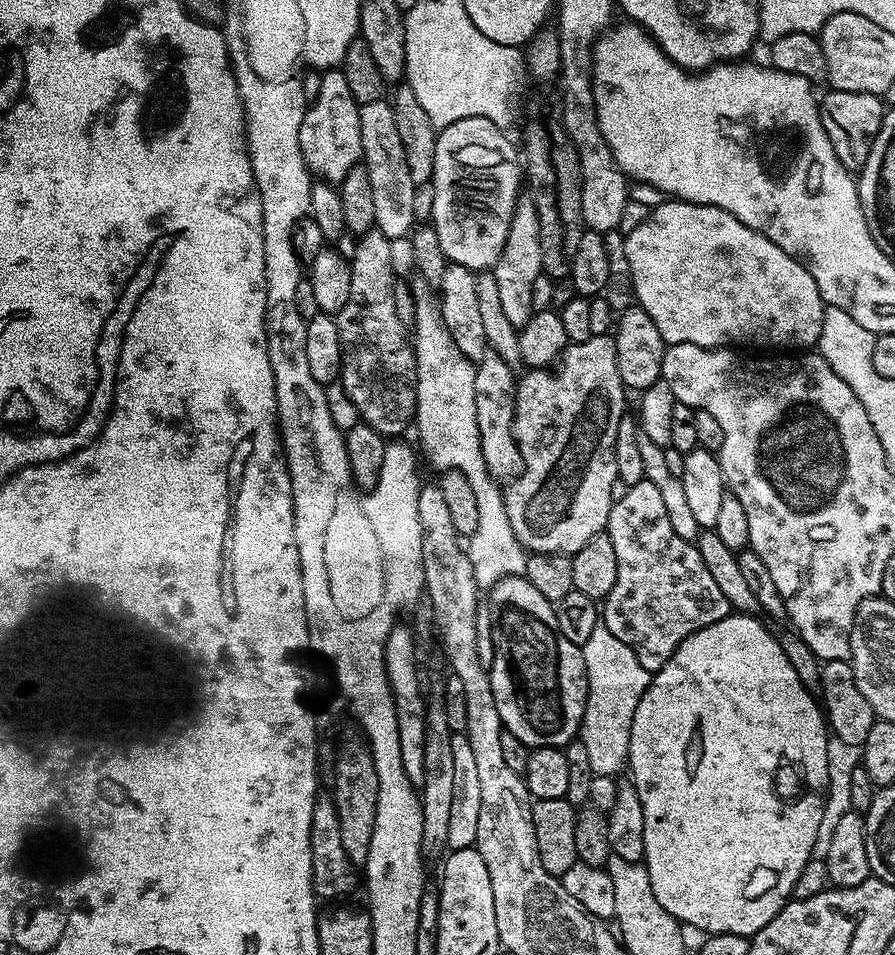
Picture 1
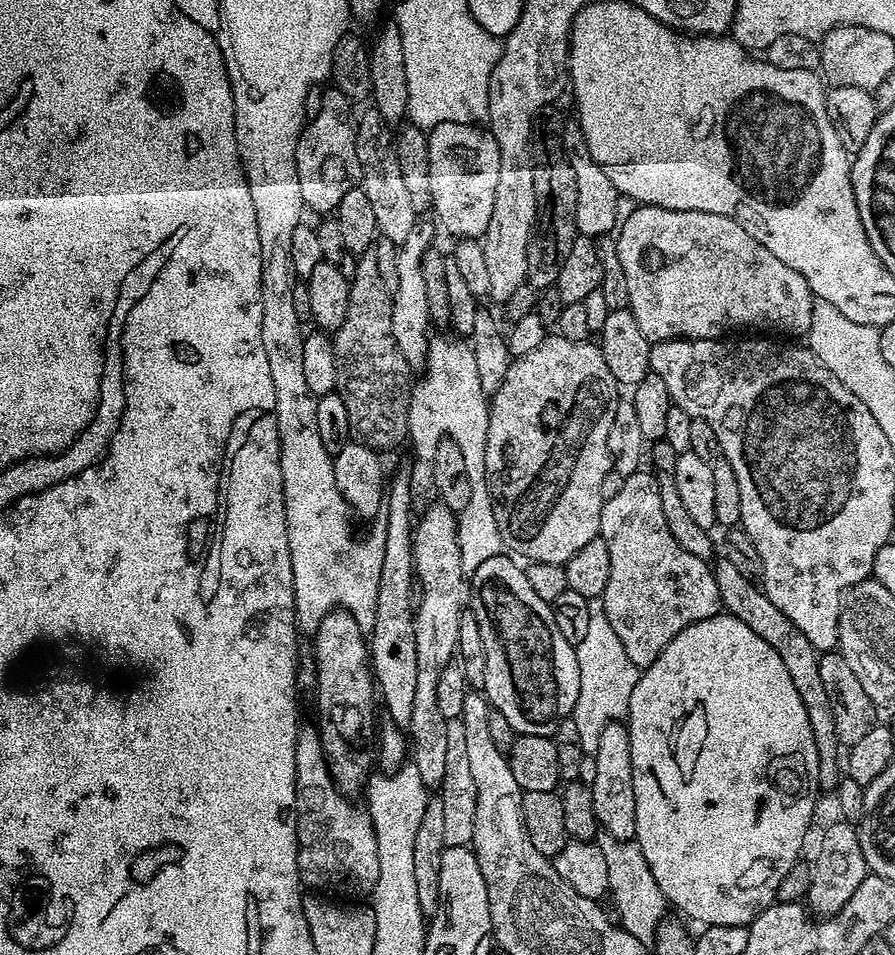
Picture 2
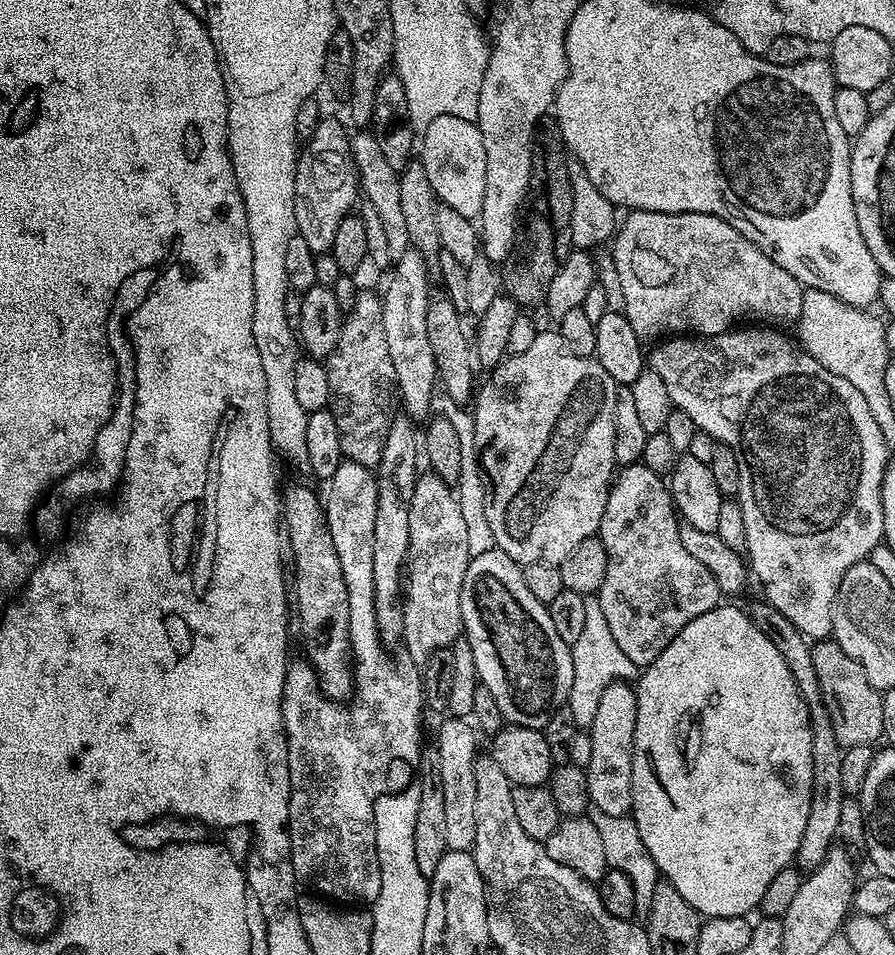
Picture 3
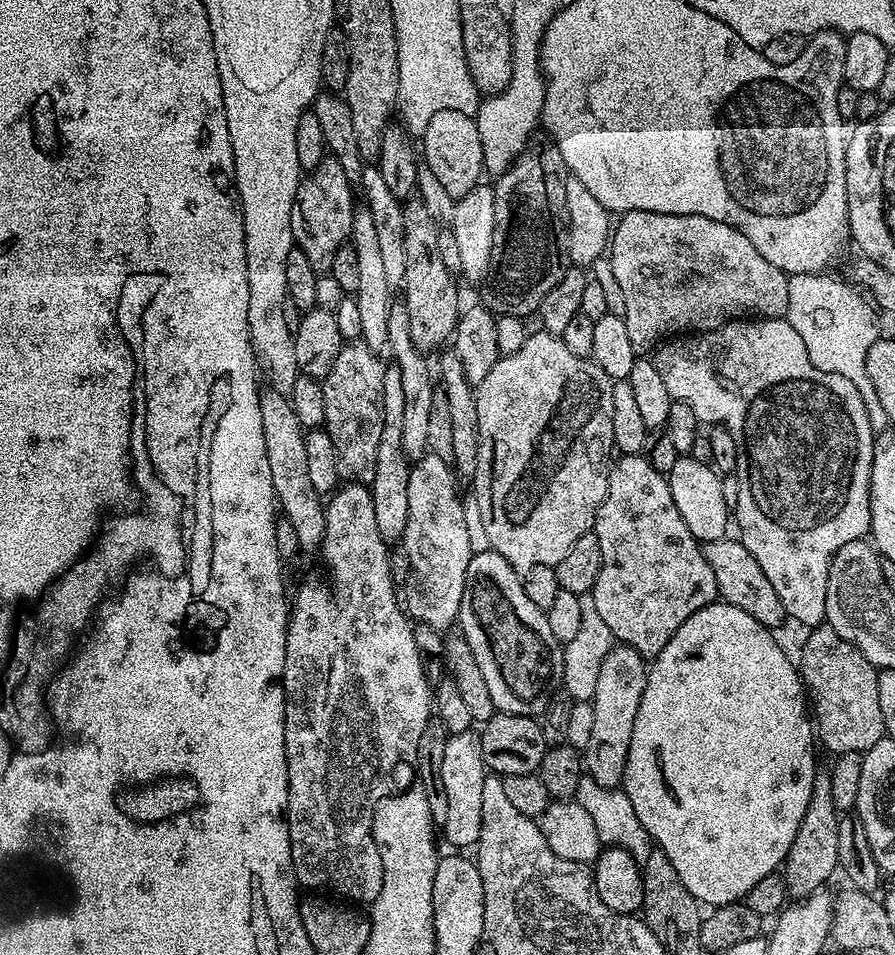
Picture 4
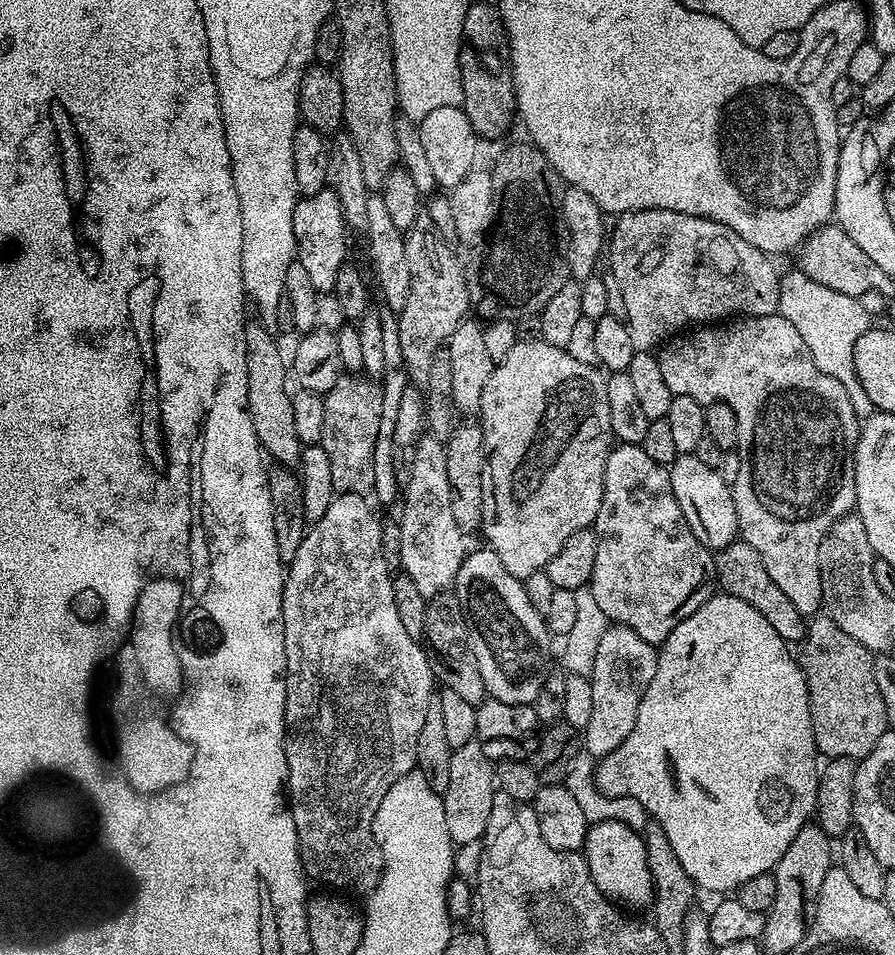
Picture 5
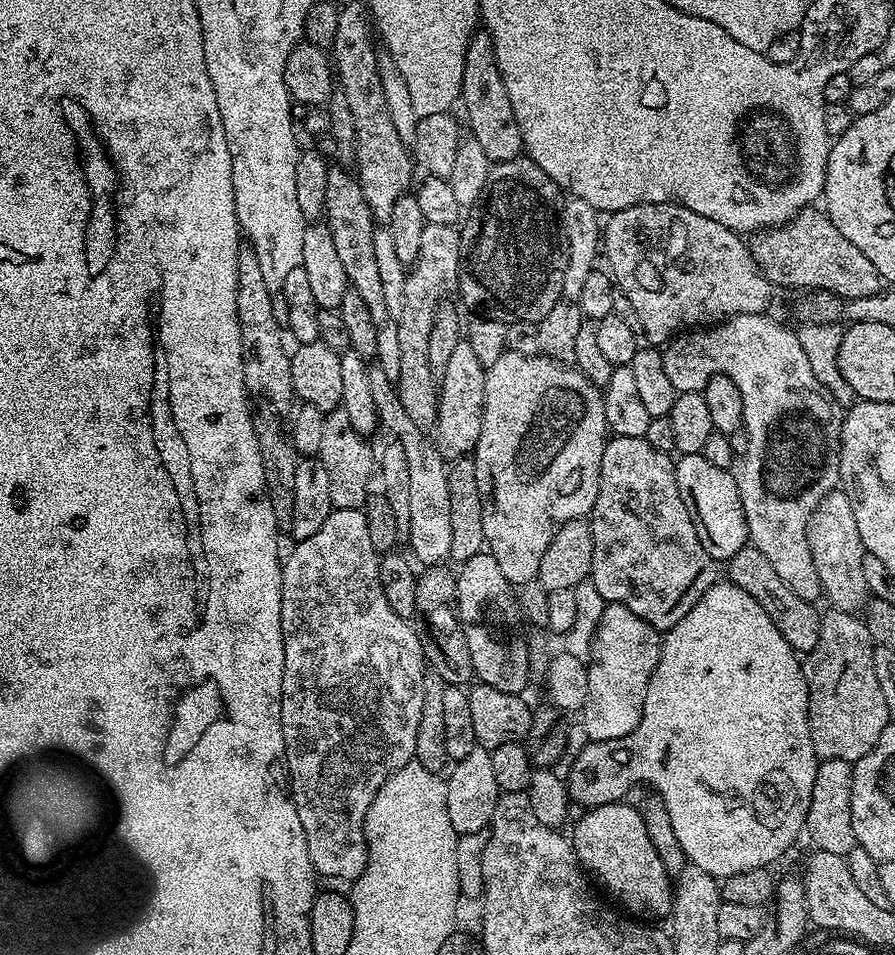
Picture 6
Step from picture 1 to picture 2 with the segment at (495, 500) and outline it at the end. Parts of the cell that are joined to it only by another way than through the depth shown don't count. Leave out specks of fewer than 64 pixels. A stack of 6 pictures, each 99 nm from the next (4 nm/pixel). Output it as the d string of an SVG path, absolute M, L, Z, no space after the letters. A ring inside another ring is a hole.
M417 379L410 398L407 443L412 444L417 458L431 462L434 450L438 450L438 442L450 439L458 446L458 450L462 450L462 458L466 458L468 463L468 477L472 483L470 502L466 502L466 510L458 513L456 522L458 550L462 554L462 570L466 574L476 572L482 562L505 551L504 539L498 530L498 518L494 518L492 496L488 493L488 479L484 473L489 403L480 379L476 380L476 396L472 396L472 408L464 408L464 412L460 412L460 404L456 404L456 388L424 388L424 384Z

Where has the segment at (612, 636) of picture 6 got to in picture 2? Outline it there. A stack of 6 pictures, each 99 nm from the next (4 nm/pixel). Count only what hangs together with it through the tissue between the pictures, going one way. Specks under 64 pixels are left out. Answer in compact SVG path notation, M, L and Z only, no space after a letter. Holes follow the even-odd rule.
M620 722L606 726L606 730L602 730L602 738L598 740L598 750L594 755L597 777L590 787L594 794L596 823L603 831L614 834L614 838L635 841L634 786L627 727Z

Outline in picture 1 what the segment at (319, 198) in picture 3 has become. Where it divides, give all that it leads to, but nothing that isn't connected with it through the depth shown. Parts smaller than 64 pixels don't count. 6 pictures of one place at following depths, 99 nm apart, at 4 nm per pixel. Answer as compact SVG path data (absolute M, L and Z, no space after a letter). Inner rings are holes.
M328 70L322 75L322 86L318 86L318 98L305 107L302 130L298 134L302 146L302 158L313 177L333 186L350 174L350 170L361 163L362 126L360 125L360 105L351 94L349 83L341 70Z

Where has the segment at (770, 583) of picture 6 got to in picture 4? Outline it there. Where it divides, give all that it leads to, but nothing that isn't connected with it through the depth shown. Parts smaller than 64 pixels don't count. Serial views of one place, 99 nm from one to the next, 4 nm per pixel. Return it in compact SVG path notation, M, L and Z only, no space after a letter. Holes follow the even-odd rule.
M725 538L723 540L705 540L702 547L704 557L710 570L714 573L714 582L719 599L730 606L738 606L738 610L746 610L750 618L762 622L762 626L773 630L779 629L780 623L785 623L784 607L774 586L766 578L762 566L758 566L754 554L746 550L744 543L738 538Z

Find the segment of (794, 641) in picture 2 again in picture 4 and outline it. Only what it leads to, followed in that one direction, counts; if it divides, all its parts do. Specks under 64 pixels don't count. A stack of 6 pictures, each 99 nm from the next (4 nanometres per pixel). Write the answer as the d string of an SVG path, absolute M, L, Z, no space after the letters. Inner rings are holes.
M817 771L814 778L814 786L810 794L810 806L802 818L802 826L798 826L798 834L794 834L794 842L790 846L788 856L782 865L782 875L788 887L789 897L803 898L812 892L819 892L825 887L824 884L832 875L838 872L838 822L840 816L834 806L834 796L830 794L830 778L828 772Z

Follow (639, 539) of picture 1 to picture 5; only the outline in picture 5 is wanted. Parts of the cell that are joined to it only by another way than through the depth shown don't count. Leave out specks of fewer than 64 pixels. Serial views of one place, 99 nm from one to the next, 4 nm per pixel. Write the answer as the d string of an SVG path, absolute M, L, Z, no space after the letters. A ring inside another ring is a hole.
M617 443L606 458L606 474L602 486L602 506L596 515L594 531L598 538L598 555L594 557L594 574L590 587L602 614L613 624L621 624L646 642L657 646L702 602L717 591L716 562L713 553L690 530L678 498L670 486L670 474L663 464L654 462L639 444Z

